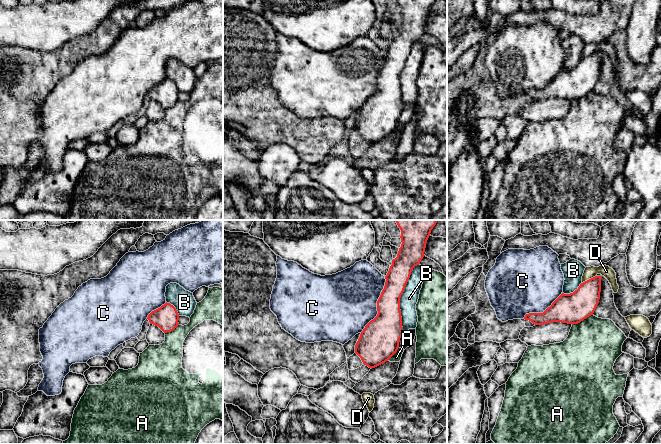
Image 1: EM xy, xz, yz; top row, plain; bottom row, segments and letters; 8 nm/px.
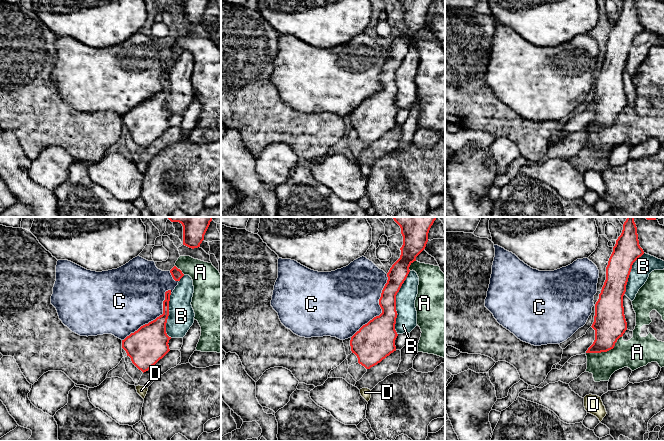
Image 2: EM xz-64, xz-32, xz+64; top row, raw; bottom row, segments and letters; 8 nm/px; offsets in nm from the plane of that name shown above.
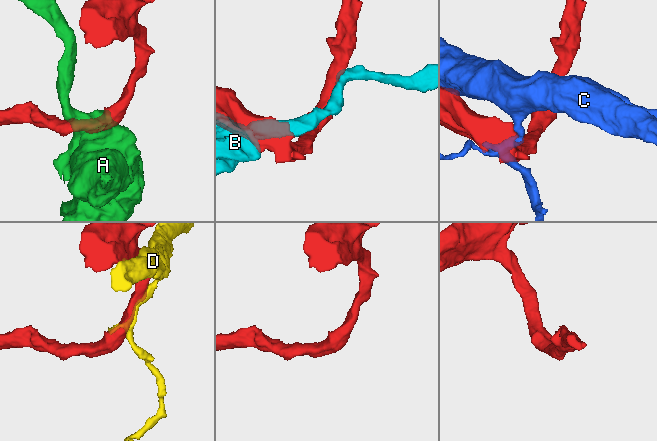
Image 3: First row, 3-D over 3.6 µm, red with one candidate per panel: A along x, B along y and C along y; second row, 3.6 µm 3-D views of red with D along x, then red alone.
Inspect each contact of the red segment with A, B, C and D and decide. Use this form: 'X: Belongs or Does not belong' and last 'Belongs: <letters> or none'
A: Belongs
B: Does not belong
C: Does not belong
D: Does not belong
Belongs: A

